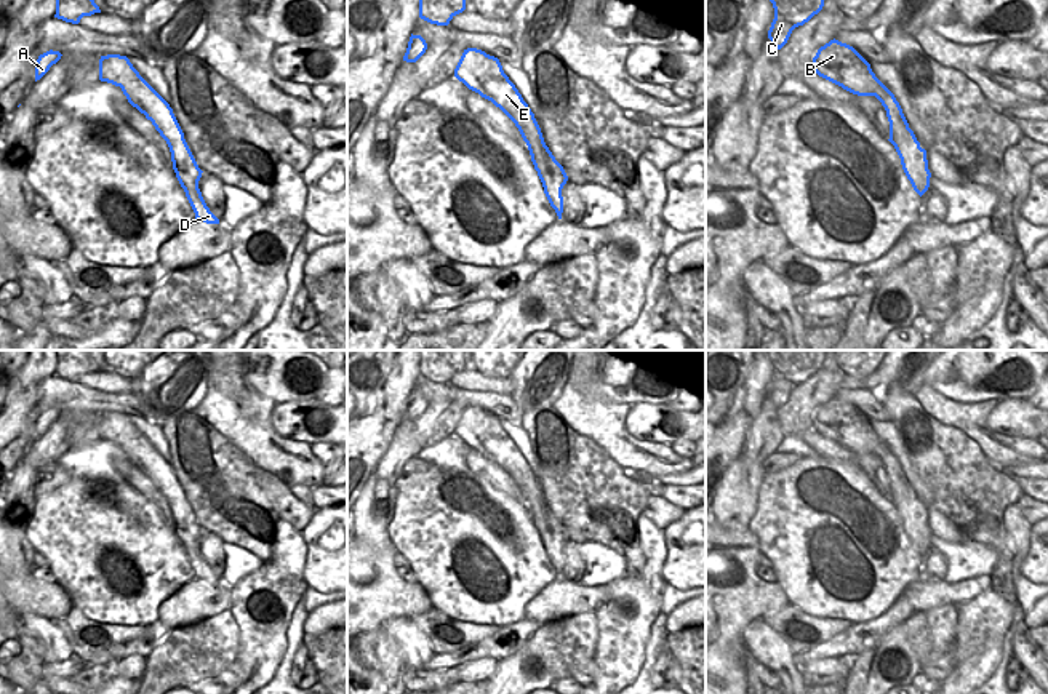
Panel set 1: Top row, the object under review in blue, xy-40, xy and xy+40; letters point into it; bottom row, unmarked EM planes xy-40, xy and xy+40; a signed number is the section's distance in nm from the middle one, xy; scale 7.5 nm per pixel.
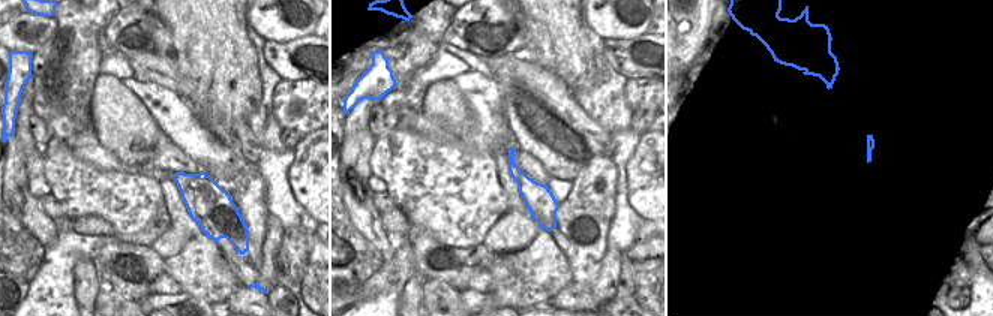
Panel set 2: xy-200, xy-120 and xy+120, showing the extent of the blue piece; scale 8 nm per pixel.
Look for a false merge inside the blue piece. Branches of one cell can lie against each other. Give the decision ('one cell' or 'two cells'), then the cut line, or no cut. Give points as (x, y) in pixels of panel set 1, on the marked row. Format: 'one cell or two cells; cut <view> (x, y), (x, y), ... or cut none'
two cells; cut xy+40 (908, 127), (895, 133), (895, 146)

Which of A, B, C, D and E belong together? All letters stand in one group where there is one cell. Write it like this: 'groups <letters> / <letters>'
groups A B C E / D

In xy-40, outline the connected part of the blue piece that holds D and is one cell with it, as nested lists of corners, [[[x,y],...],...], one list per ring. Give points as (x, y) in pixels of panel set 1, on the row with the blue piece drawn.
[[[184,138],[181,146],[173,147],[171,162],[176,177],[195,213],[195,219],[203,221],[206,224],[219,224],[219,219],[210,211],[202,197],[198,181],[203,171],[198,168]]]

